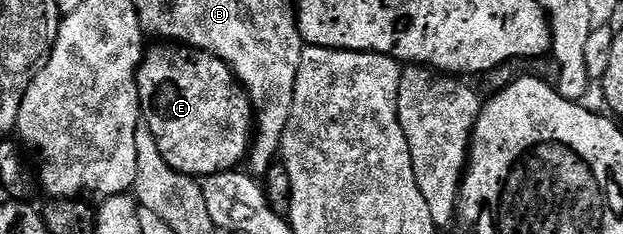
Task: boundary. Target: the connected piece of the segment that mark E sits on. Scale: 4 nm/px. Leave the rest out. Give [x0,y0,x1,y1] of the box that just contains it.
[135,45,253,177]

